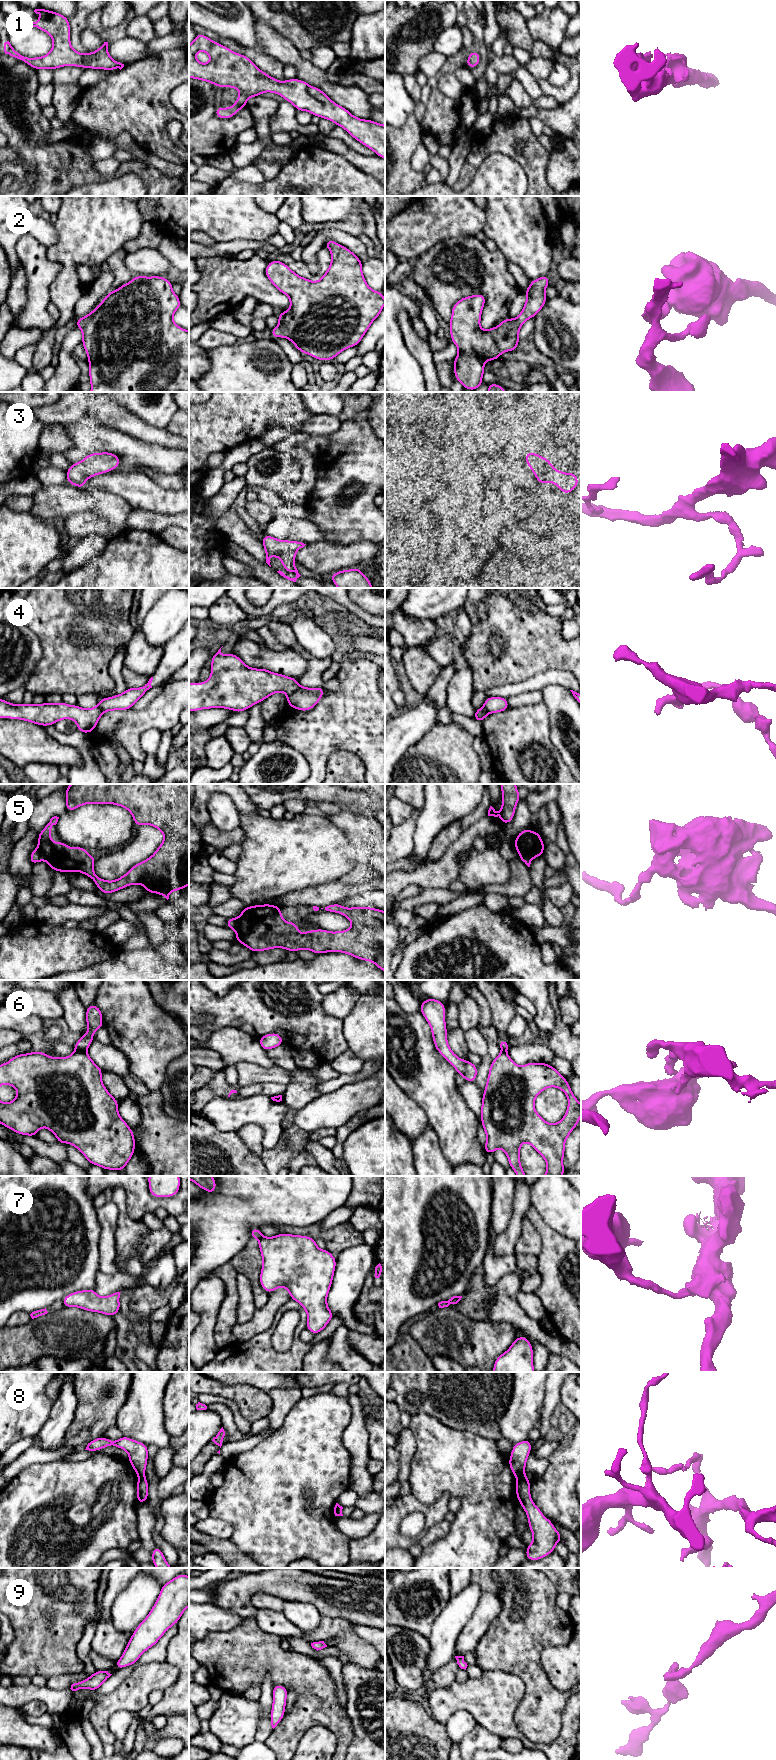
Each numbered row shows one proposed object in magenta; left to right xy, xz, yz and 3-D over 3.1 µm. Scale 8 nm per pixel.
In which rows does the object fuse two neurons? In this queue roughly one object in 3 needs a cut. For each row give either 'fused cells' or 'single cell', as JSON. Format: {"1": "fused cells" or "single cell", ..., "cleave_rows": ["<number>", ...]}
{"1": "single cell", "2": "single cell", "3": "single cell", "4": "fused cells", "5": "fused cells", "6": "fused cells", "7": "fused cells", "8": "fused cells", "9": "single cell", "cleave_rows": ["4", "5", "6", "7", "8"]}

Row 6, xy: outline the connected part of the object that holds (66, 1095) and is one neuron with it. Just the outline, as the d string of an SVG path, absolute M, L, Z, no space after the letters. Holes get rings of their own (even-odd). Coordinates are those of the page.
M75 1051L68 1057L49 1057L45 1052L18 1054L7 1063L0 1064L0 1085L7 1084L17 1090L16 1098L10 1103L0 1101L0 1123L14 1132L37 1136L41 1127L49 1129L60 1144L75 1146L91 1163L104 1170L124 1170L132 1158L136 1141L128 1124L118 1113L118 1101L107 1091L102 1080L103 1070L86 1052Z

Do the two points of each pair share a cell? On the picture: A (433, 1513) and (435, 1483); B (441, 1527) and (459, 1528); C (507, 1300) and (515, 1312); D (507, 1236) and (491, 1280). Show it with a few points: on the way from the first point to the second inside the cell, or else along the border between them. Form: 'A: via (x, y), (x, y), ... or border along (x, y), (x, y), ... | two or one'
A: border along (411, 1494), (424, 1503), (445, 1493), (451, 1497) | two
B: border along (450, 1524), (449, 1531), (445, 1535), (431, 1542) | two
C: via (507, 1303), (512, 1309) | one
D: border along (496, 1235), (493, 1252), (498, 1256), (514, 1255) | two

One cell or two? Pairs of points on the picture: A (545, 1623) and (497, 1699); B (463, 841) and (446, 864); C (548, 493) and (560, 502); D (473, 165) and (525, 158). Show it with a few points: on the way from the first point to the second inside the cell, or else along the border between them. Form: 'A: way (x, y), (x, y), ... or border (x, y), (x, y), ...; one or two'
A: border (490, 1669), (515, 1673), (524, 1683), (525, 1694); two
B: way (458, 847), (450, 858); one
C: way (551, 495), (557, 499); one
D: way (483, 151), (488, 146), (507, 146), (511, 150); one

